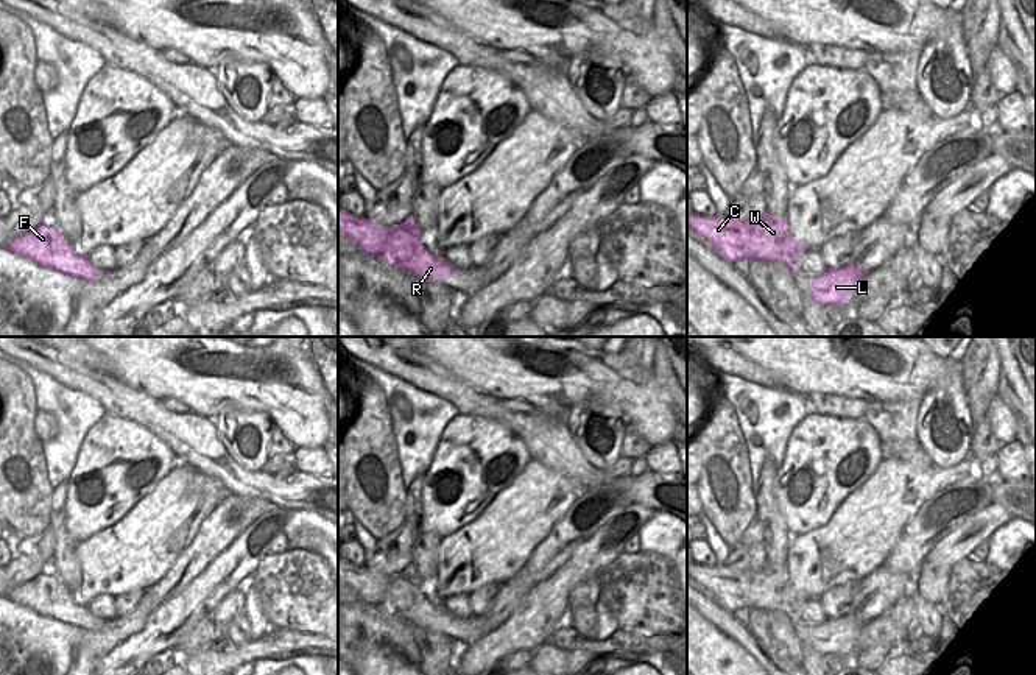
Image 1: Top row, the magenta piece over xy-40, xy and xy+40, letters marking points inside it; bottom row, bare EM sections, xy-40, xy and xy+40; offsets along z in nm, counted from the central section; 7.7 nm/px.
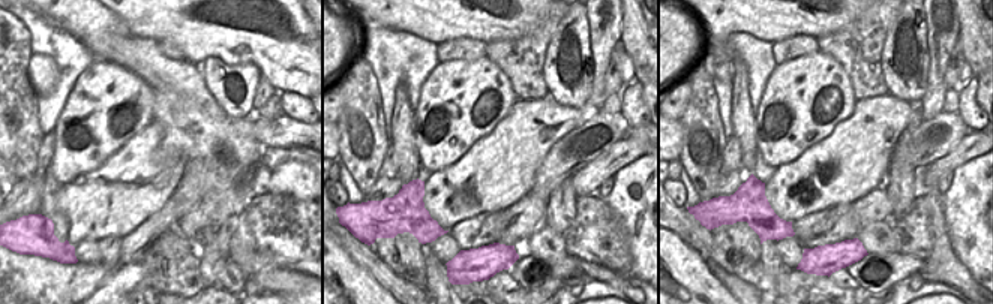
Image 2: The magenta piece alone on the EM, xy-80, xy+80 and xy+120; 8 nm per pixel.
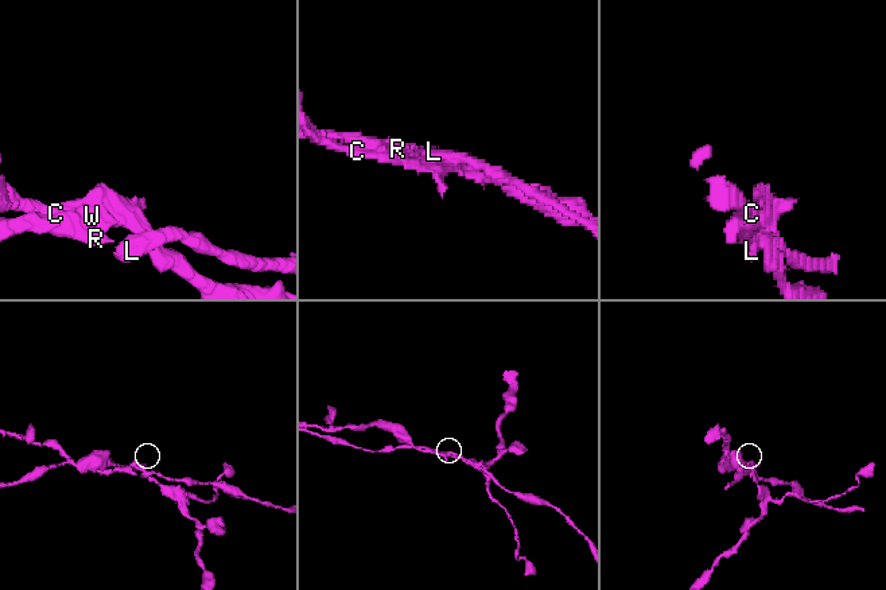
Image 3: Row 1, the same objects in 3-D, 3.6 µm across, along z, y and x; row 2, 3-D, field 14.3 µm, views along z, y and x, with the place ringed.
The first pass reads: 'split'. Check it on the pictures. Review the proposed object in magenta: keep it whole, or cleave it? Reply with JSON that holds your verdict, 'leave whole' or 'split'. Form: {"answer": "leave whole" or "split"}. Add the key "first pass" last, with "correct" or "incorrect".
{"answer": "split", "first pass": "correct"}

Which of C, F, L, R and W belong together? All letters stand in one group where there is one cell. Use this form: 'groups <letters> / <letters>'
groups C W / F L R

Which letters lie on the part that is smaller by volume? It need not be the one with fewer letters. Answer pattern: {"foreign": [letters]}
{"foreign": ["F", "L", "R"]}

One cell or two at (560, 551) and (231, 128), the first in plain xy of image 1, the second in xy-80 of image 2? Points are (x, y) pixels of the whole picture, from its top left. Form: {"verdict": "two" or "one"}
{"verdict": "two"}

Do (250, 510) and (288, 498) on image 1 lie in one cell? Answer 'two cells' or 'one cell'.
two cells

